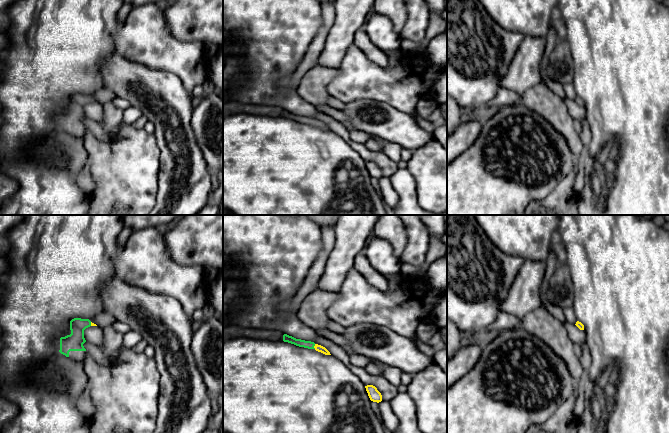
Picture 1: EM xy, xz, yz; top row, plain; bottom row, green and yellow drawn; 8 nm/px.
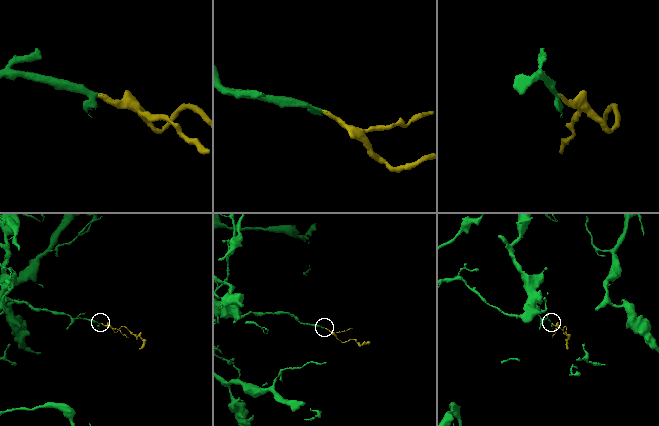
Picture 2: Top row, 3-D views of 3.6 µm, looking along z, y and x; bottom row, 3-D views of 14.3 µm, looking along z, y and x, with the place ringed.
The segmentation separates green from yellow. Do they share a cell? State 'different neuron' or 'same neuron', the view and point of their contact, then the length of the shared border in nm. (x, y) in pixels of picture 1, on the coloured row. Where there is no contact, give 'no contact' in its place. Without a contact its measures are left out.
same neuron | xz (314, 345) | 40 nm

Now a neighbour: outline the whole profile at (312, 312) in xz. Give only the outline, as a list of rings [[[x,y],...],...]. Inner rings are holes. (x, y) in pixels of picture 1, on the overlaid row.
[[[314,290],[297,306],[299,320],[316,332],[328,329],[327,324],[330,319],[327,311],[339,297],[339,292]]]

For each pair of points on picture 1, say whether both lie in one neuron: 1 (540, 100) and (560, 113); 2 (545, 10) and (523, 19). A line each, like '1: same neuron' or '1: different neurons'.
1: same neuron
2: same neuron

